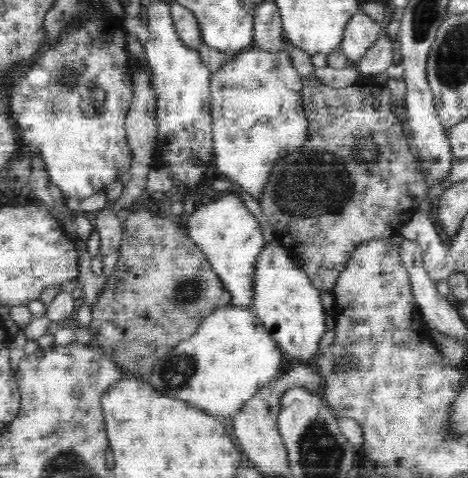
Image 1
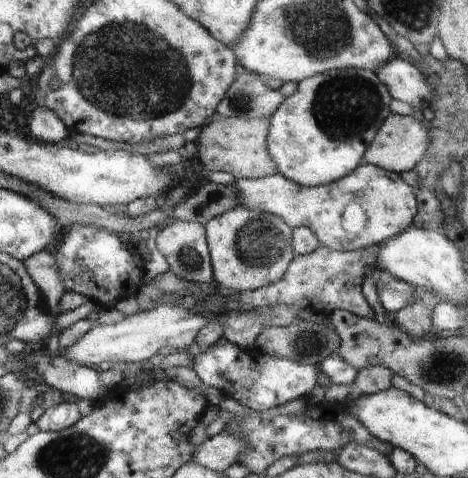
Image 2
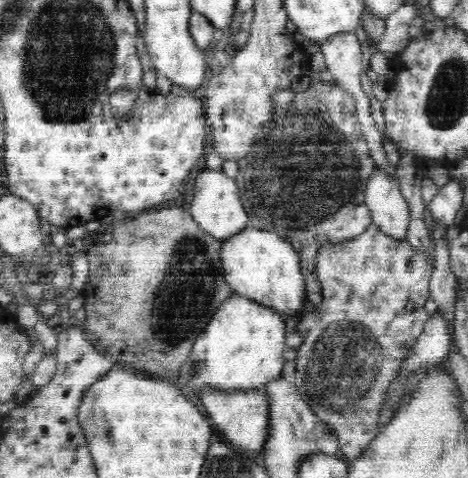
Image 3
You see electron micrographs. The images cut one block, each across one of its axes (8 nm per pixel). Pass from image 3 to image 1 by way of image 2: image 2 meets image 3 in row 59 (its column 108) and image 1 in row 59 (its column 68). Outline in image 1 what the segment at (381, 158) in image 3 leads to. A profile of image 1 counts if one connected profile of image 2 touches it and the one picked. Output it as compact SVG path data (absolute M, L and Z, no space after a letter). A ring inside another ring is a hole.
M360 8L352 20L346 26L344 32L344 42L342 42L342 52L350 62L358 62L372 46L376 40L380 40L388 30L382 30L380 20L372 20L364 10Z

